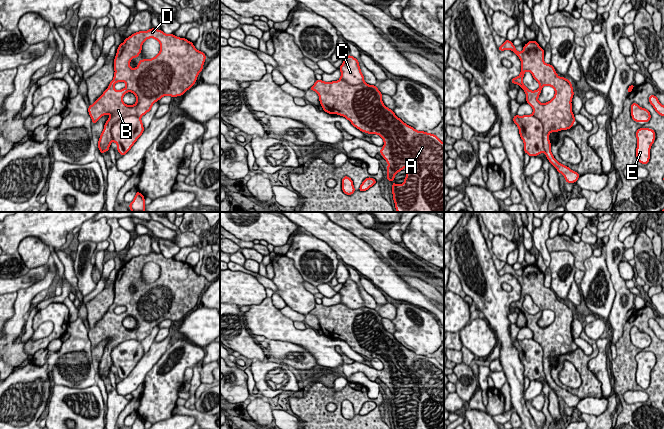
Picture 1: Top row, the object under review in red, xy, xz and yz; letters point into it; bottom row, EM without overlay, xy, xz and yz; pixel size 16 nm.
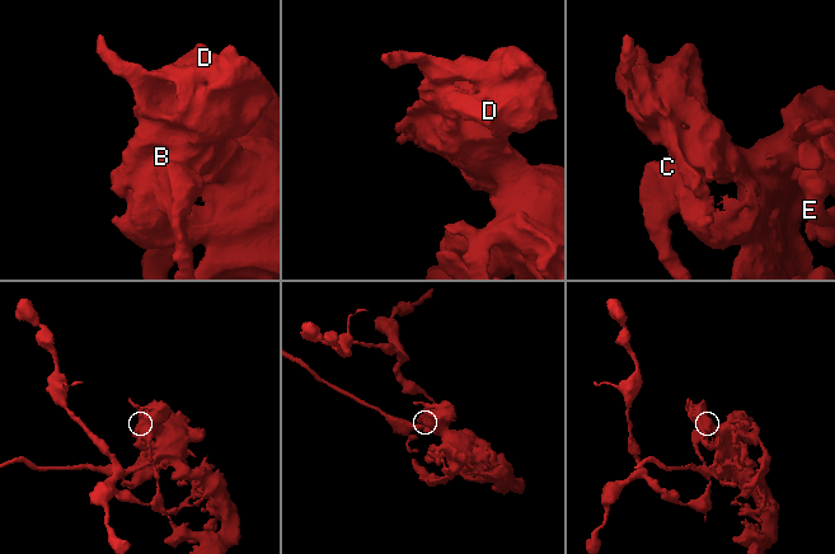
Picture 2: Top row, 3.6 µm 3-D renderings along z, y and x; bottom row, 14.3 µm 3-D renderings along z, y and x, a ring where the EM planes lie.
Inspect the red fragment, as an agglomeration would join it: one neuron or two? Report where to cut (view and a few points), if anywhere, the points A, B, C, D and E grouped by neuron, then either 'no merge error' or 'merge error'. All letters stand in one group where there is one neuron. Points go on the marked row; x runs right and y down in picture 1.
cut in xy along (140, 117), (124, 116), (117, 120), (111, 128), (112, 140); A B D E / C; merge error

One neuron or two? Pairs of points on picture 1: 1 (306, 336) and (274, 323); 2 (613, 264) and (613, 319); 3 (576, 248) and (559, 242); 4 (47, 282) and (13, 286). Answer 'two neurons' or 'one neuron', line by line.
1: one neuron
2: one neuron
3: one neuron
4: two neurons

